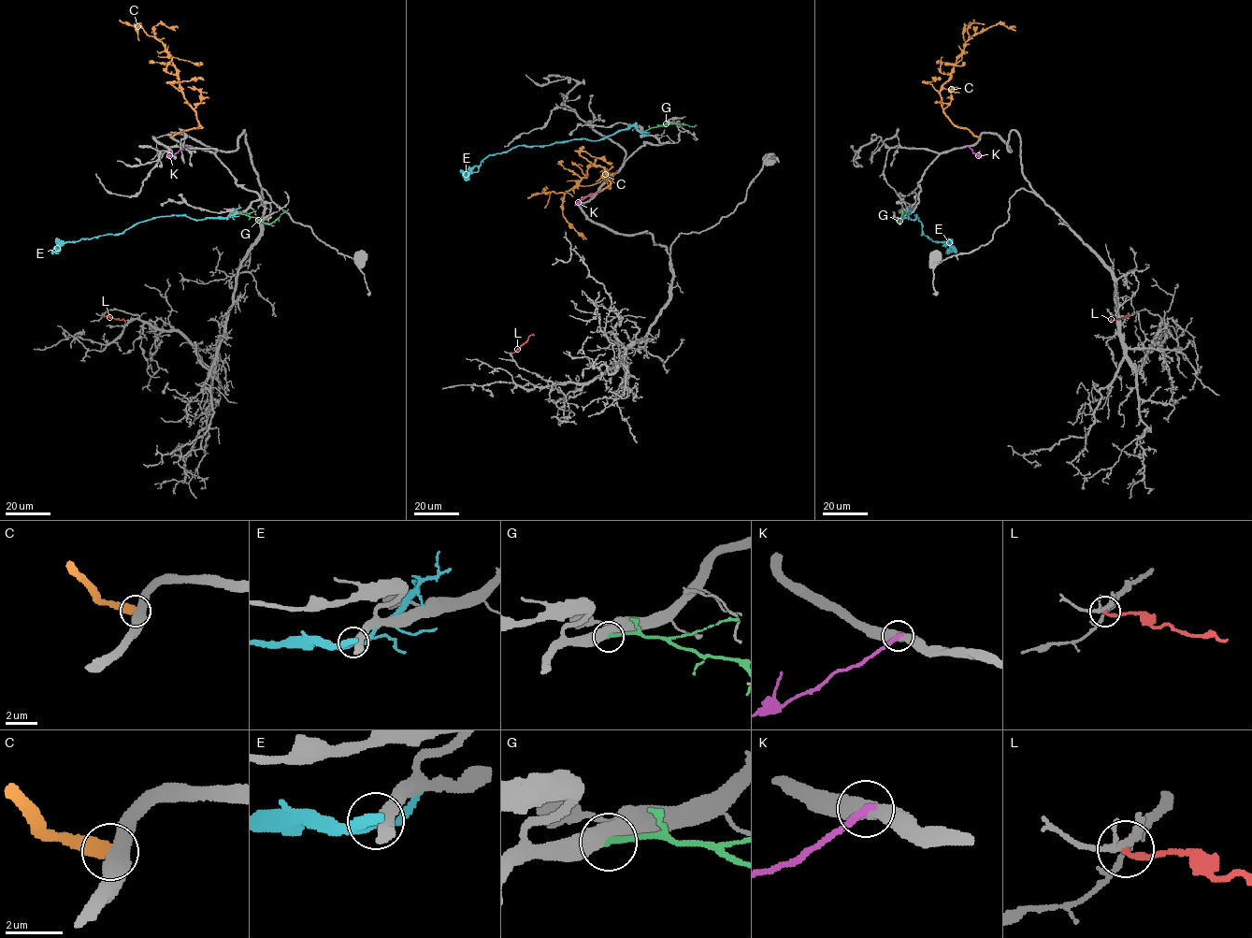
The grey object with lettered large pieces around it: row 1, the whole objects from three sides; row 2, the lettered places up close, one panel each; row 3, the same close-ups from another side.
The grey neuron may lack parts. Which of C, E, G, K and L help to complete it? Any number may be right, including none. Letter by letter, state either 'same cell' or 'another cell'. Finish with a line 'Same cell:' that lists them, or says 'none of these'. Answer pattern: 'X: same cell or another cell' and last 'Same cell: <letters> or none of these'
C: another cell
E: another cell
G: another cell
K: another cell
L: same cell
Same cell: L

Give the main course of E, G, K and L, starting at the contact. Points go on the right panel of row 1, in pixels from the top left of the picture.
E: (899, 218), (913, 220), (916, 215), (921, 223), (921, 234), (935, 241), (947, 243), (953, 249), (945, 252)
G: (907, 213), (901, 217), (899, 224), (901, 209)
K: (968, 146), (981, 157)
L: (1129, 315), (1112, 319), (1111, 322)

